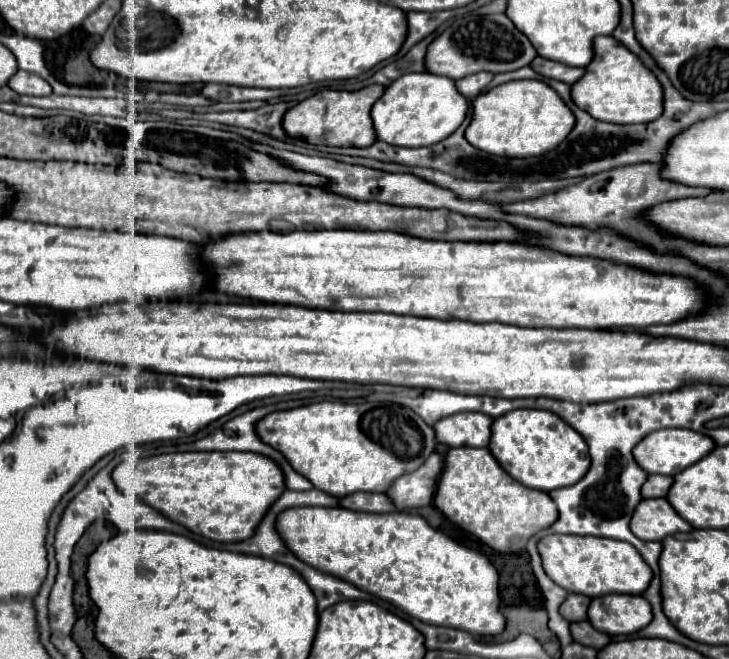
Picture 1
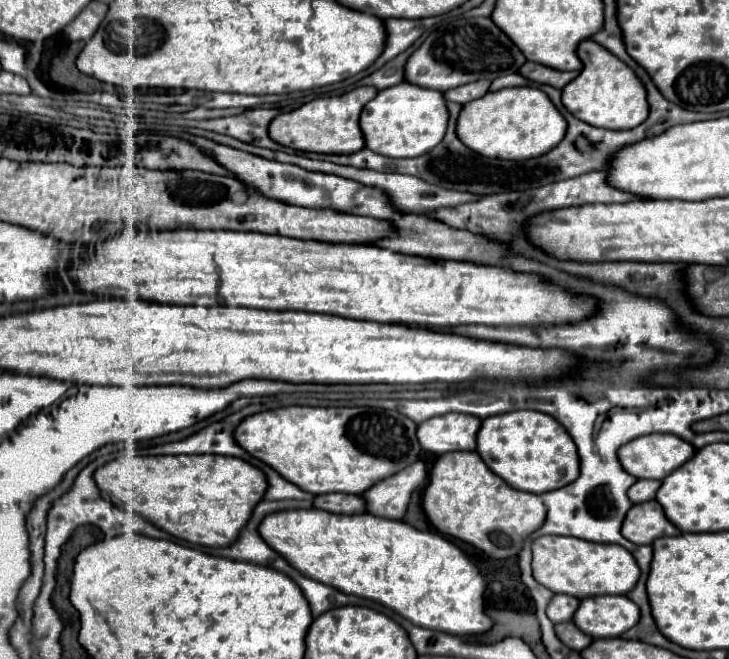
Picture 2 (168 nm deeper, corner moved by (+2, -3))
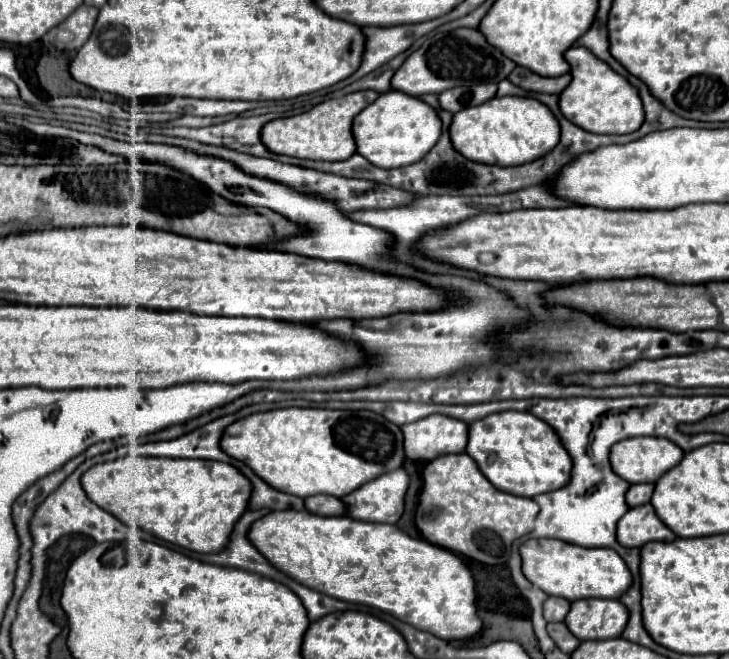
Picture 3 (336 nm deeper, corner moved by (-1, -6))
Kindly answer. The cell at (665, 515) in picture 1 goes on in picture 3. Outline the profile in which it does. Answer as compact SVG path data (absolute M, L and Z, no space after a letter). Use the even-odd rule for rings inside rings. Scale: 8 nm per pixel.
M653 505L629 509L617 523L617 539L623 547L643 547L649 541L671 541L675 533L657 517Z

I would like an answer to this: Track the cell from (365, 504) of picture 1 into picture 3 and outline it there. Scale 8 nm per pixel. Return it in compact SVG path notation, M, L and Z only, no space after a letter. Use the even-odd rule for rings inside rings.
M313 495L305 499L305 507L307 511L315 511L315 515L347 515L345 503L333 495Z

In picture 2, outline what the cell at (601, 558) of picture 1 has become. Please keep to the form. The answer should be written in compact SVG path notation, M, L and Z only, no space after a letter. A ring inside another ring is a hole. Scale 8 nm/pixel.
M542 536L532 542L532 570L534 580L553 593L576 596L625 595L636 586L640 568L634 556L616 544L596 544L566 536Z

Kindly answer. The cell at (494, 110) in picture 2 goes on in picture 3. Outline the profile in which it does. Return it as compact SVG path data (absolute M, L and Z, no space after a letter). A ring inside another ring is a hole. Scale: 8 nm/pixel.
M493 97L479 107L467 107L455 113L449 127L453 147L467 159L491 165L523 165L539 155L547 155L559 143L559 121L551 109L533 97Z

